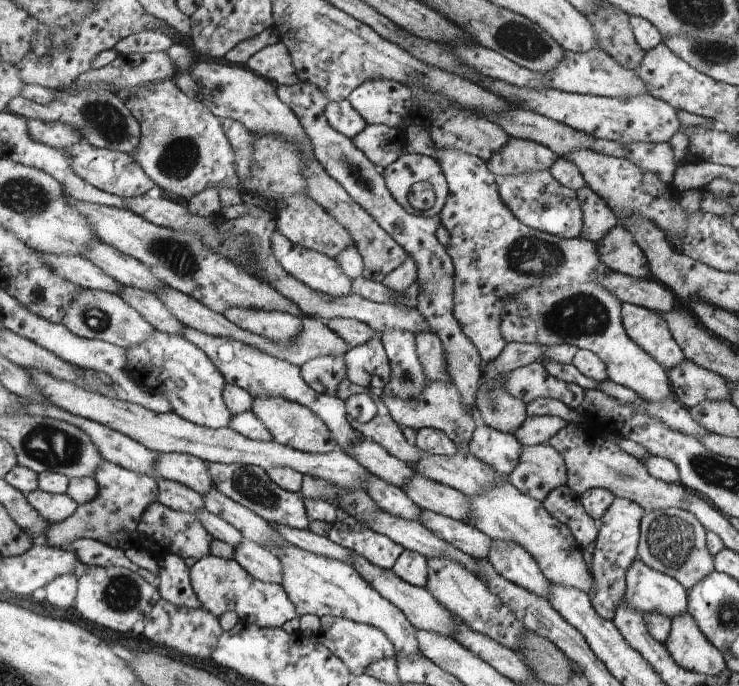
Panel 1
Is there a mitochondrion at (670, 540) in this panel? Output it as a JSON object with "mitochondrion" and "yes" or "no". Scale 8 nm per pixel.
{"mitochondrion":"yes"}

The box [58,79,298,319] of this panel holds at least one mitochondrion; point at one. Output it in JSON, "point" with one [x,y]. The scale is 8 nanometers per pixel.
{"point":[103,118]}

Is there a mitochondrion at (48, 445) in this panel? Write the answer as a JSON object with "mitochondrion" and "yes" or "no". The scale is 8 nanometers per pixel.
{"mitochondrion":"yes"}

